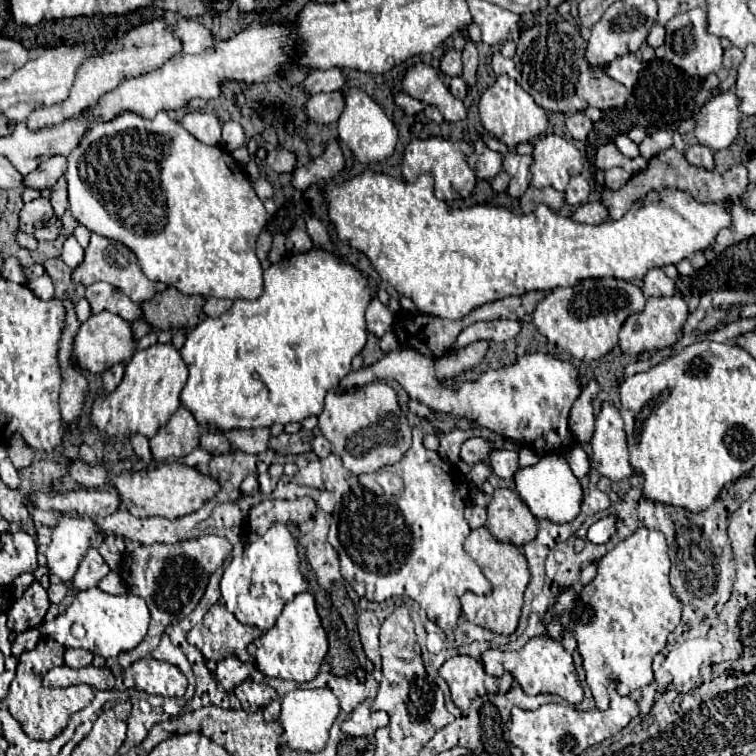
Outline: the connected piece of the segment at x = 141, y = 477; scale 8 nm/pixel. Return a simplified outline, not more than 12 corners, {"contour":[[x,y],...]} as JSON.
{"contour":[[167,461],[119,475],[115,489],[135,517],[195,513],[219,485]]}

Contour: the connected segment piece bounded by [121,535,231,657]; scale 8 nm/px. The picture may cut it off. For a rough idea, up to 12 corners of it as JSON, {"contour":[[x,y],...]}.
{"contour":[[225,537],[135,545],[121,575],[151,611],[139,657],[187,617],[231,555]]}

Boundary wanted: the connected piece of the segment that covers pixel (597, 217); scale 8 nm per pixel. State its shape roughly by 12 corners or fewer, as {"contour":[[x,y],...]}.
{"contour":[[601,201],[583,203],[573,213],[579,223],[599,225],[609,217]]}

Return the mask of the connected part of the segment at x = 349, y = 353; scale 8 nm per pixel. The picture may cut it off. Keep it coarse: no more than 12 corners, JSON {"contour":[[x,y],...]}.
{"contour":[[329,251],[265,269],[187,335],[181,403],[303,421],[367,341],[367,279]]}

